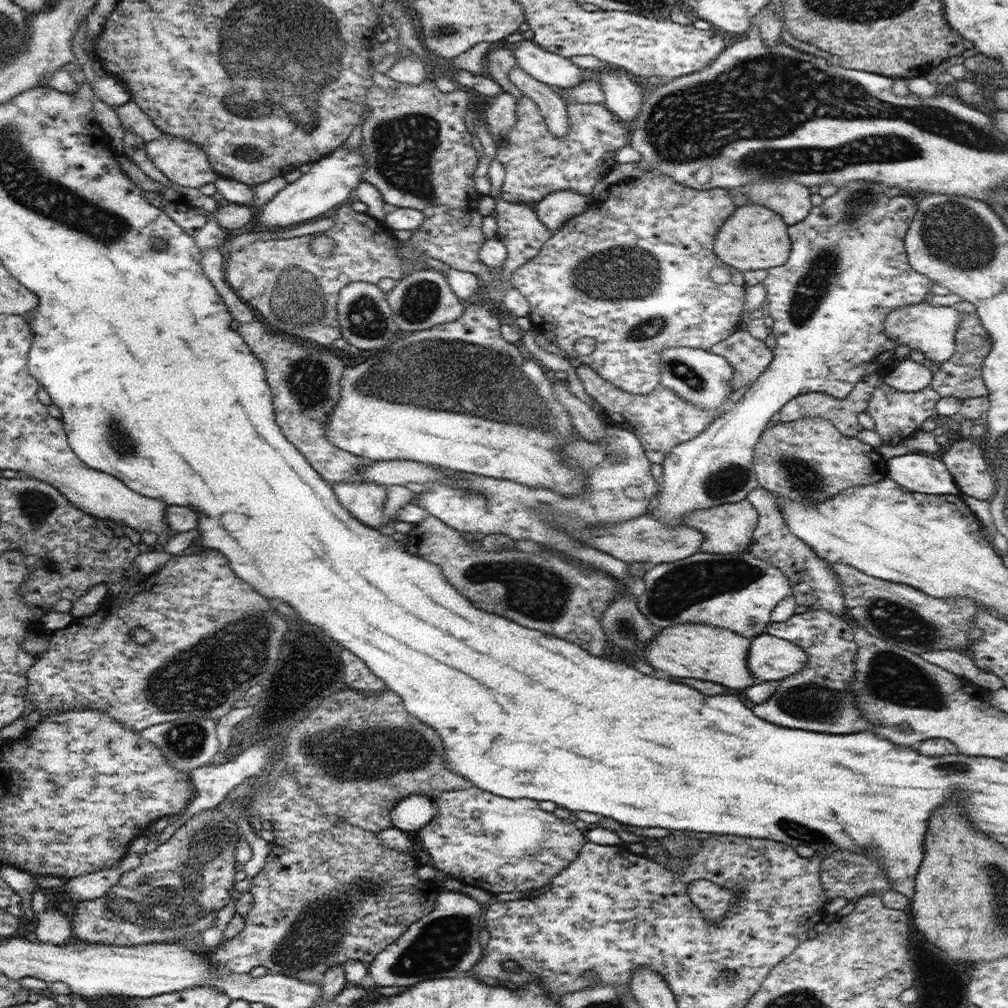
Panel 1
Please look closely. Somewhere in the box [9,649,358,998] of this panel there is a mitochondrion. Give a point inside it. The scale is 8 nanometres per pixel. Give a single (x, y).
(168, 908)

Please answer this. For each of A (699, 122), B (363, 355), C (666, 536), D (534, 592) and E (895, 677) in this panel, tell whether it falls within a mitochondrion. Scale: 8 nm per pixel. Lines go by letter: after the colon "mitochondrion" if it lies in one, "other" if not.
A: mitochondrion
B: mitochondrion
C: other
D: mitochondrion
E: mitochondrion

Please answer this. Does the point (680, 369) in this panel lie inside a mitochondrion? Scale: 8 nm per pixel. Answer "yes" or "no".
yes

